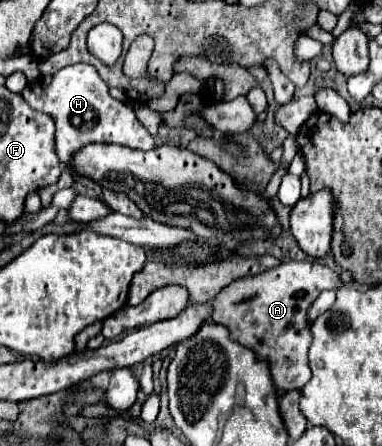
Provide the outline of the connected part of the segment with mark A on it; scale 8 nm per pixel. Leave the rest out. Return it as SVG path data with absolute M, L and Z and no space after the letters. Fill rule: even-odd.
M320 262L280 264L278 268L234 280L228 288L222 288L210 302L212 320L228 326L232 340L252 348L258 358L266 358L270 362L270 374L280 390L296 390L310 380L308 346L312 332L308 308L322 290L336 290L340 286L346 286L346 282L342 282L338 272Z

